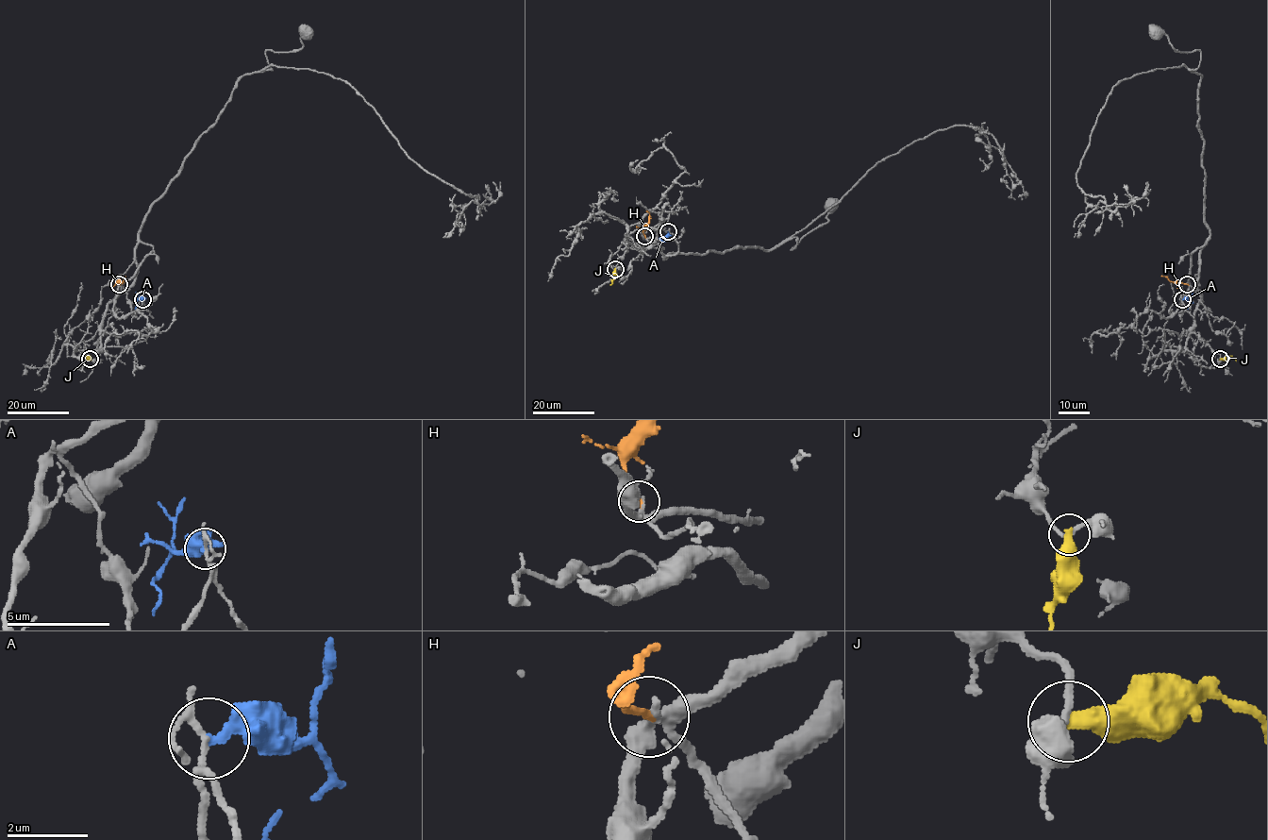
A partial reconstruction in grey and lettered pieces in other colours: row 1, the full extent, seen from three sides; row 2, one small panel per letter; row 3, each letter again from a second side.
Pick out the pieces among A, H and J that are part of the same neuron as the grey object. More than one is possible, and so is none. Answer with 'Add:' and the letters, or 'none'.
Add: H

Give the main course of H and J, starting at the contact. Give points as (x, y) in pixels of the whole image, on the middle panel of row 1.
H: (644, 236), (642, 228), (649, 213), (646, 210)
J: (615, 269), (615, 278), (610, 285)

